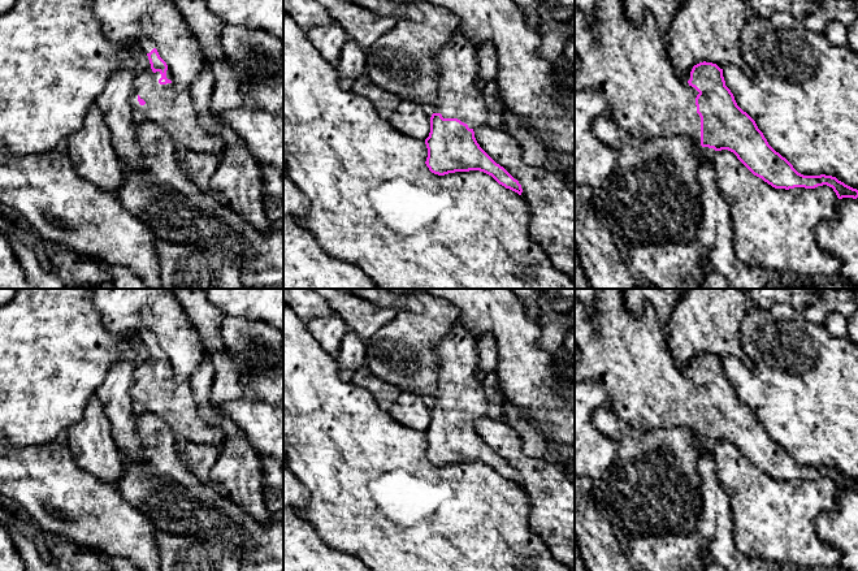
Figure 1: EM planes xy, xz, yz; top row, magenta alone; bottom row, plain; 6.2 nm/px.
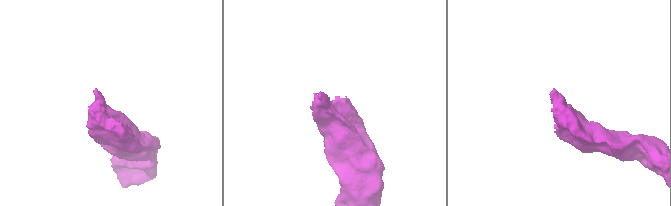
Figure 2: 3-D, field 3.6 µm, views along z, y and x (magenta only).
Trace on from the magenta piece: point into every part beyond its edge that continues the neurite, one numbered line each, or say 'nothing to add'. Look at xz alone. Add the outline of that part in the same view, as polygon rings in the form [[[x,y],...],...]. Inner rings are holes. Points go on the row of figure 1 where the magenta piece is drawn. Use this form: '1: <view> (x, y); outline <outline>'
1: xz (460, 96); outline [[[458,33],[433,56],[438,68],[438,101],[432,111],[443,118],[458,118],[469,129],[488,125],[485,96],[477,82],[477,52],[478,46]]]

